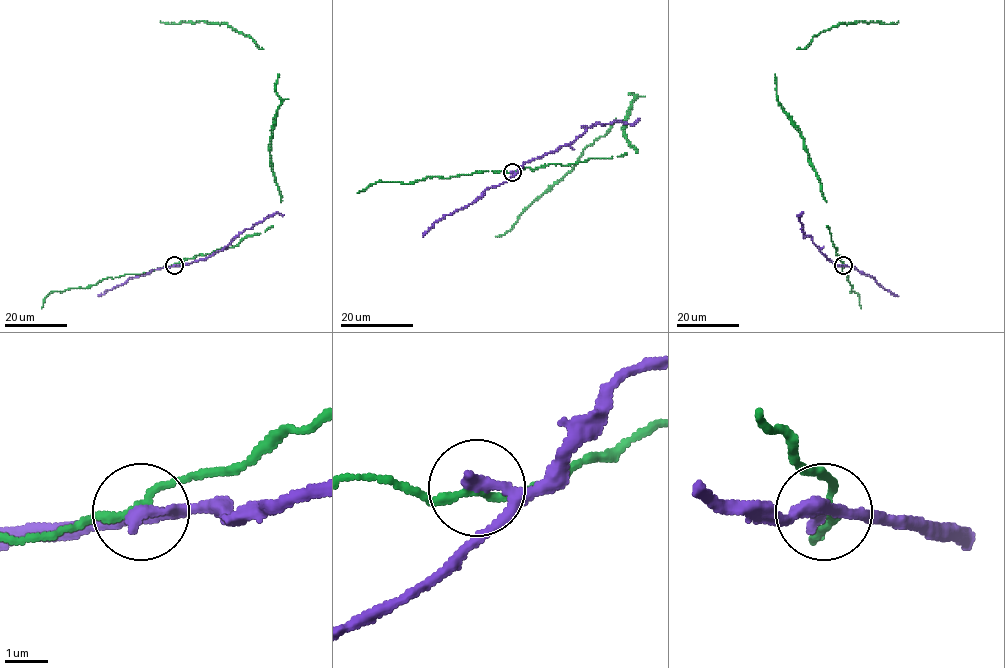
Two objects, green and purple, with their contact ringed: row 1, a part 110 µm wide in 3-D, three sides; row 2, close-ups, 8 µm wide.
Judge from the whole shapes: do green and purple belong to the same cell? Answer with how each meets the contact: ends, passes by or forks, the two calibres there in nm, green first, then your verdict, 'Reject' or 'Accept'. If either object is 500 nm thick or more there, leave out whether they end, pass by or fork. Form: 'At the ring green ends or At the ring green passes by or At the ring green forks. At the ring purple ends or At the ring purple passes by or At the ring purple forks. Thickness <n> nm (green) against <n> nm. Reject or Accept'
At the ring green passes by. At the ring purple passes by. Thickness 160 nm (green) against 220 nm. Reject

